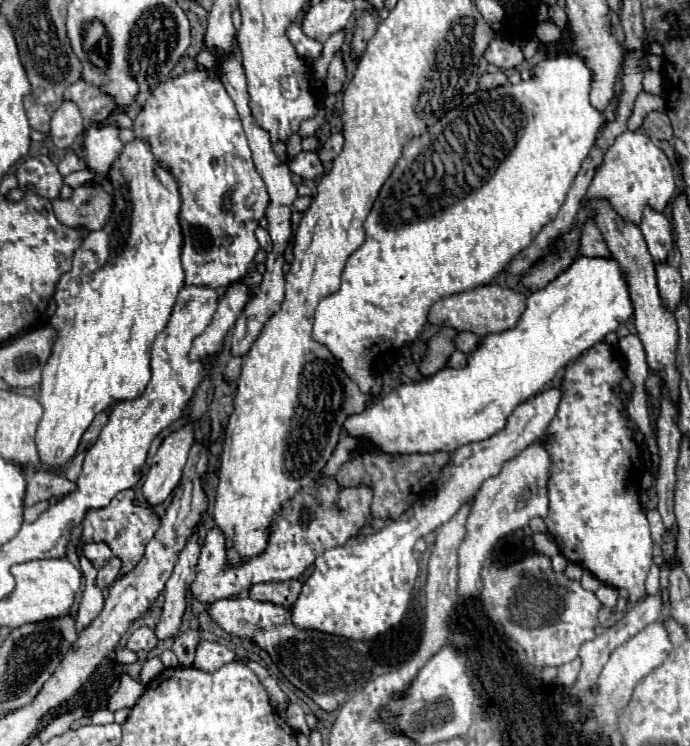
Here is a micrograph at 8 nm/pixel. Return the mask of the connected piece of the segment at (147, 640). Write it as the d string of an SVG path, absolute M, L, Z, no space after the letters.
M140 626L136 628L130 636L128 636L128 642L126 642L126 648L128 650L145 650L150 651L156 646L156 636L154 636L154 630L150 630L148 626Z

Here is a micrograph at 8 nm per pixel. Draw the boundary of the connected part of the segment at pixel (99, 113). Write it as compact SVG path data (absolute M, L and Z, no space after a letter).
M78 80L76 84L70 84L64 92L64 98L78 104L78 108L80 108L86 122L106 120L108 114L114 108L110 96L106 96L100 88L90 86L84 80Z

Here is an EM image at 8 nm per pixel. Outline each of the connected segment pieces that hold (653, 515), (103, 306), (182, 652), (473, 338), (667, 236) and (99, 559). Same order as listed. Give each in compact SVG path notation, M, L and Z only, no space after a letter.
M648 510L648 522L652 528L652 538L654 538L654 562L656 562L656 566L660 566L660 564L664 564L664 558L660 556L660 540L664 534L664 524L662 524L658 510Z
M134 140L124 146L124 152L112 164L110 182L114 186L114 212L110 222L102 230L84 236L82 246L74 252L72 270L58 280L54 292L58 308L50 318L50 326L58 338L42 368L40 404L44 414L36 432L38 458L52 470L62 468L74 458L82 434L96 414L122 400L134 400L146 390L150 382L152 342L166 328L176 294L184 286L184 270L180 264L182 232L178 222L180 194L174 176L154 162L148 144Z
M186 630L186 632L180 632L174 638L172 652L178 656L178 662L182 666L192 666L196 646L198 646L198 632L196 630Z
M460 332L454 342L456 342L456 348L458 348L460 352L470 354L470 352L476 350L476 346L478 346L478 342L480 342L480 336L476 336L476 334L472 334L472 332Z
M644 208L640 230L646 238L646 244L648 244L648 250L652 252L654 262L666 262L666 256L674 246L672 224L668 222L668 218L652 208Z
M90 542L90 544L76 546L76 552L78 556L88 558L94 568L102 568L112 558L112 550L104 542Z

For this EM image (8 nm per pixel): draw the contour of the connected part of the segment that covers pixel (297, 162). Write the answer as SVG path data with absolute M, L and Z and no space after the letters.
M304 150L296 158L288 160L288 166L290 166L290 170L294 174L298 174L304 180L320 178L324 174L324 170L326 170L316 152L304 152Z

